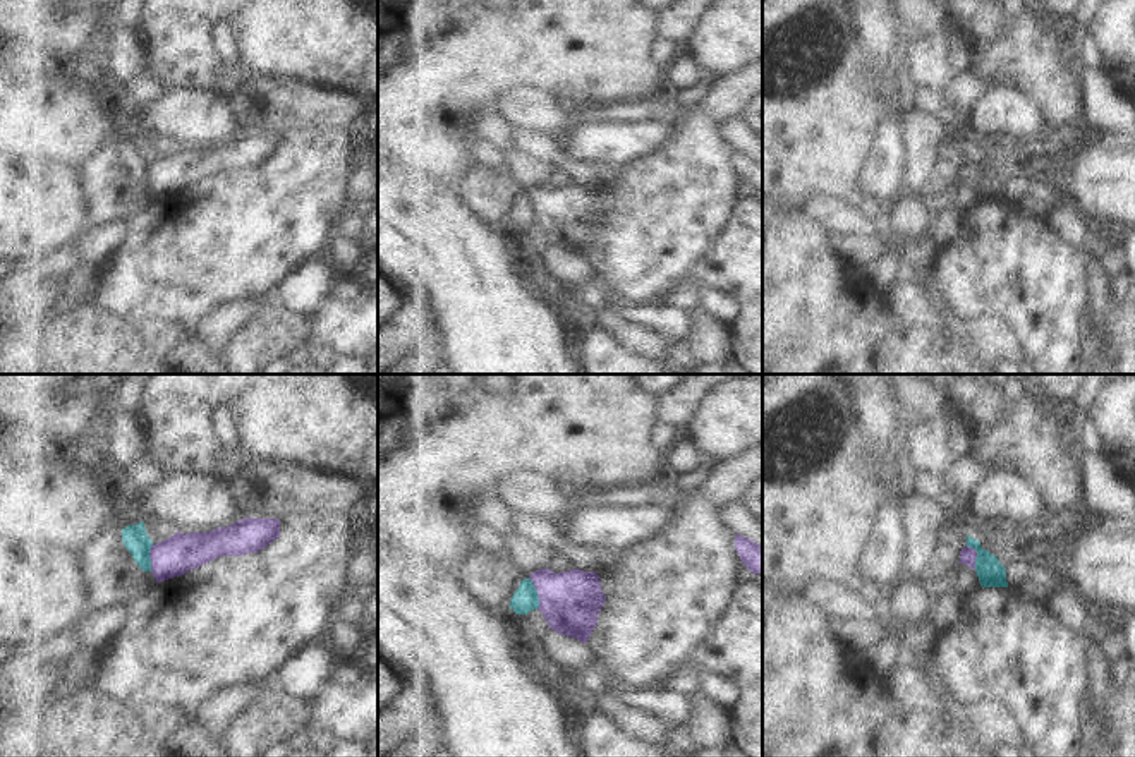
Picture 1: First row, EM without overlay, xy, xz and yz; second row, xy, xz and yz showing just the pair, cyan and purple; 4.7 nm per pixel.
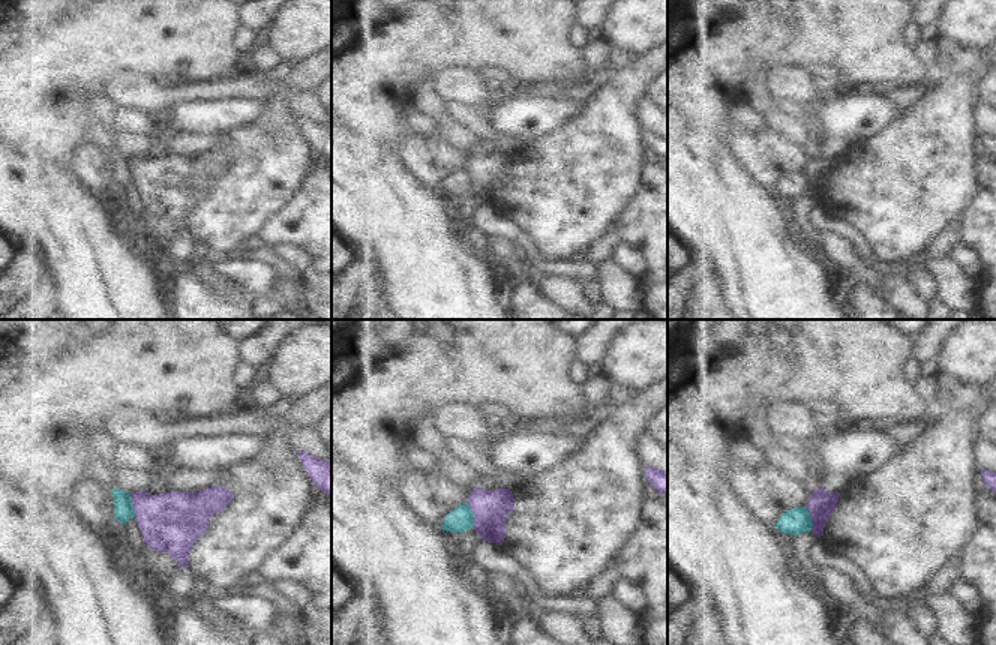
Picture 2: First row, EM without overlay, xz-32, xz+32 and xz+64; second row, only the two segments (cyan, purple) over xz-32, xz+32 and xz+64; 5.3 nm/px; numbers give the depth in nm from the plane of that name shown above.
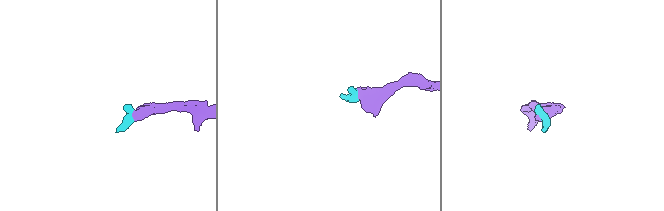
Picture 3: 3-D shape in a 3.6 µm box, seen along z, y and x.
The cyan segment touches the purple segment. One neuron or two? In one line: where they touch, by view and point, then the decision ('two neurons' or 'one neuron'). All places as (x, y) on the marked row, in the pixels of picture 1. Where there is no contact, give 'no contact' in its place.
xz (536, 594) | two neurons

